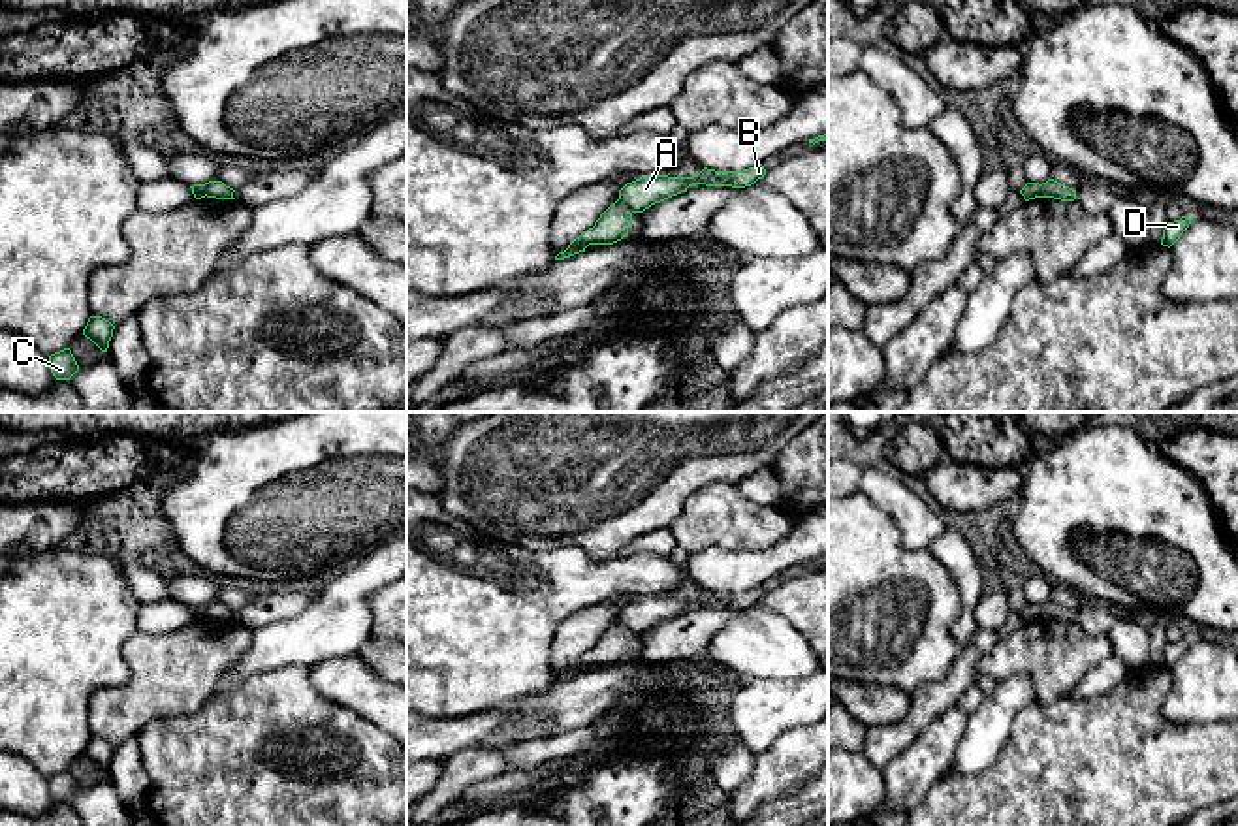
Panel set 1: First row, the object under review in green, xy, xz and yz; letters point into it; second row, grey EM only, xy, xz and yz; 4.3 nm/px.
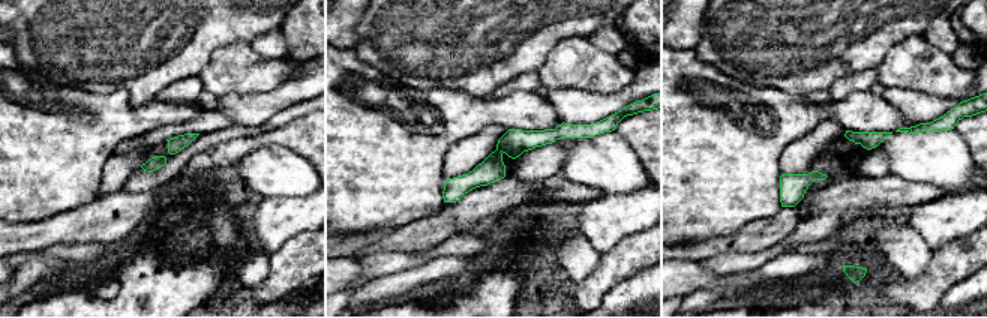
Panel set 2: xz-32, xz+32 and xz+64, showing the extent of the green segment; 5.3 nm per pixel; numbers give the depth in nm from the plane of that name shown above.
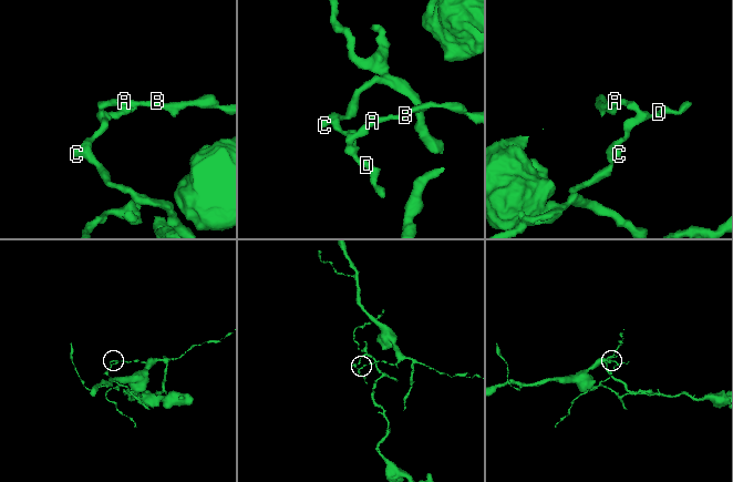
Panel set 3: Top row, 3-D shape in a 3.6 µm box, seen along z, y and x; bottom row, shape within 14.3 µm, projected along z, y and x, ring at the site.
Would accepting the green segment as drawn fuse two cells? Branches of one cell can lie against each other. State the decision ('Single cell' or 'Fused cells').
Fused cells

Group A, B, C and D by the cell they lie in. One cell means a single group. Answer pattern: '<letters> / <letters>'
A B / C D

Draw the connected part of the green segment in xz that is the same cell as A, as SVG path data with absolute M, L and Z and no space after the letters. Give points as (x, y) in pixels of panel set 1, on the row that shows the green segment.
M762 164L743 171L715 171L704 167L694 177L642 175L619 190L619 199L627 203L632 213L643 213L655 203L687 192L692 184L745 188L764 175L766 169Z

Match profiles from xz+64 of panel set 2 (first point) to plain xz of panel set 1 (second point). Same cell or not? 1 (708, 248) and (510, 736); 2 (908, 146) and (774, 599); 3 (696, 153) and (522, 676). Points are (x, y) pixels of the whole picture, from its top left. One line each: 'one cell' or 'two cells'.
1: one cell
2: two cells
3: one cell

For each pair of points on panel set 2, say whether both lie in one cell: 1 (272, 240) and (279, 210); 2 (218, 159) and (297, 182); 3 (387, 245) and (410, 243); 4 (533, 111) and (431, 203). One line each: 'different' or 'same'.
1: same
2: different
3: same
4: same

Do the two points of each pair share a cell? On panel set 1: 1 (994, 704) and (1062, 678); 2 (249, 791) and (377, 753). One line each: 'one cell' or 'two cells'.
1: two cells
2: one cell

